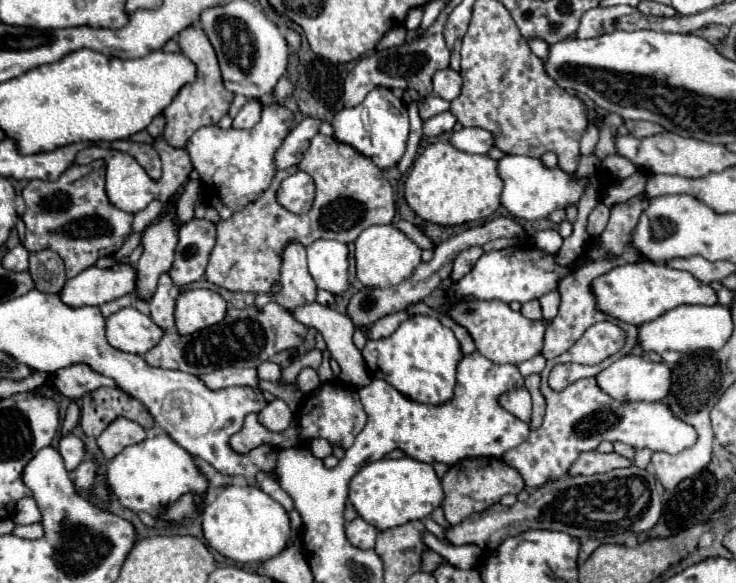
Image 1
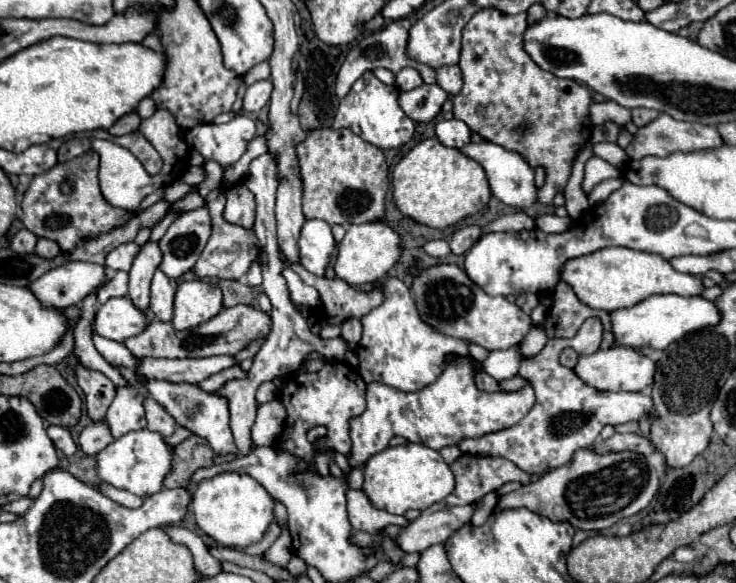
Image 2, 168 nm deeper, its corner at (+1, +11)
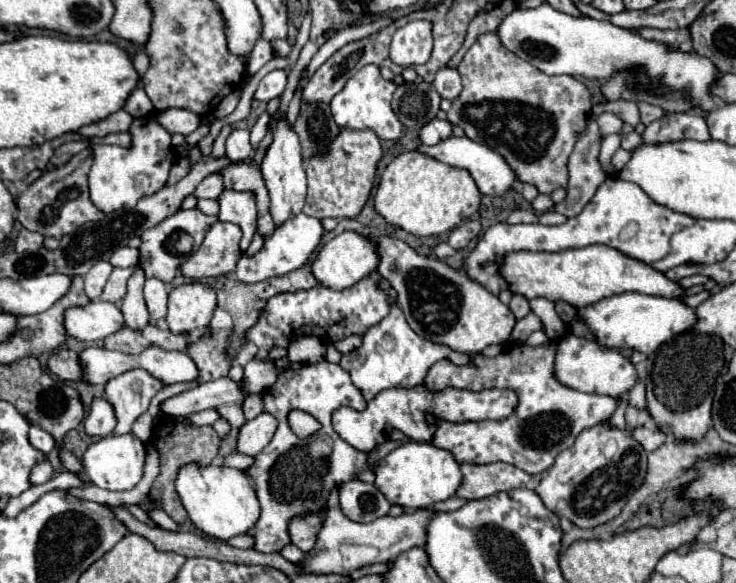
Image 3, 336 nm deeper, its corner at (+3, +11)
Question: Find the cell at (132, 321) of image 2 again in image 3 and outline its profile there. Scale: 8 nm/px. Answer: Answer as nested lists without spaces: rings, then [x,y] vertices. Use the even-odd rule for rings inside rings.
[[[91,301],[83,307],[69,307],[63,313],[65,333],[77,341],[103,341],[125,325],[123,313],[117,305],[107,301]]]

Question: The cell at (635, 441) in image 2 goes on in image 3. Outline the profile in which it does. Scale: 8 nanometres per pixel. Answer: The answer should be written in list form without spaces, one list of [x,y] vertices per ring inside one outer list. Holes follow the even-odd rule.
[[[637,427],[633,429],[633,437],[645,447],[645,451],[655,451],[659,445],[665,443],[665,433],[661,433],[661,429]]]

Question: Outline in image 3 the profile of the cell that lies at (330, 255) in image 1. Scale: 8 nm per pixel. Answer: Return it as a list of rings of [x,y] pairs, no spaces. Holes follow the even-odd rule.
[[[299,213],[299,215],[291,217],[289,221],[275,227],[275,231],[265,239],[263,249],[259,253],[255,253],[255,255],[243,253],[241,255],[241,259],[237,261],[237,267],[235,267],[237,281],[241,281],[241,283],[259,283],[259,281],[265,281],[269,277],[285,275],[293,269],[299,269],[301,265],[307,263],[311,253],[317,249],[317,245],[321,241],[321,235],[323,235],[323,227],[321,227],[319,219],[309,217],[305,213]]]

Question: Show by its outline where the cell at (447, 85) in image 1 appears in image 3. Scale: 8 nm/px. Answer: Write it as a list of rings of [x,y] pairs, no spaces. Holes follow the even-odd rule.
[[[445,67],[445,69],[439,69],[437,75],[435,75],[435,81],[433,81],[433,87],[437,89],[437,93],[443,97],[443,99],[457,99],[463,85],[461,85],[461,77],[459,77],[459,71],[457,69],[451,69],[451,67]]]

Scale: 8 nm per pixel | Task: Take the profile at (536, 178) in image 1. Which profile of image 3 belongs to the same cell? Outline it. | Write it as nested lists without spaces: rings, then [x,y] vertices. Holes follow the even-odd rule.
[[[449,137],[445,141],[439,141],[437,145],[429,147],[429,145],[419,145],[417,147],[419,153],[427,155],[427,157],[433,157],[441,163],[447,163],[451,167],[457,167],[457,169],[465,169],[471,173],[471,177],[475,179],[477,183],[477,189],[483,193],[483,195],[503,195],[511,189],[511,185],[515,183],[515,173],[513,169],[507,165],[507,161],[493,149],[485,147],[485,145],[479,145],[475,141],[471,141],[469,137]]]

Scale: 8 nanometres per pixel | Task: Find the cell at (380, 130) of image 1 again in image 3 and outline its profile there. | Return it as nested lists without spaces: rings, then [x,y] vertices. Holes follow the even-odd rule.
[[[365,65],[359,69],[347,85],[331,99],[329,107],[333,113],[333,119],[343,129],[373,129],[379,139],[401,139],[403,137],[403,125],[395,117],[391,109],[391,97],[395,93],[397,85],[393,81],[385,81],[379,73],[377,65]]]

